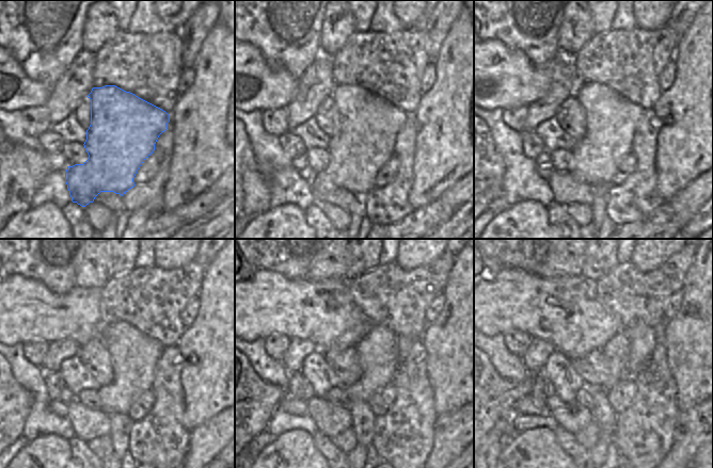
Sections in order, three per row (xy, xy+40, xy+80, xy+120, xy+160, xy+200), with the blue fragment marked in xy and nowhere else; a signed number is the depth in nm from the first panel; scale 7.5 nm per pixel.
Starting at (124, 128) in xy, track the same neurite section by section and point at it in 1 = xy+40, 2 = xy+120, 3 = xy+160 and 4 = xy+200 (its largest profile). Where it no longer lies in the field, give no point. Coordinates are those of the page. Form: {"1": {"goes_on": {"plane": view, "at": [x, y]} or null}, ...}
{"1": {"goes_on": {"plane": "xy+40", "at": [369, 124]}}, "2": {"goes_on": {"plane": "xy+120", "at": [133, 355]}}, "3": {"goes_on": {"plane": "xy+160", "at": [378, 351]}}, "4": {"goes_on": {"plane": "xy+200", "at": [616, 350]}}}

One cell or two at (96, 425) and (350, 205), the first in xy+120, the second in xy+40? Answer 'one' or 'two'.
one

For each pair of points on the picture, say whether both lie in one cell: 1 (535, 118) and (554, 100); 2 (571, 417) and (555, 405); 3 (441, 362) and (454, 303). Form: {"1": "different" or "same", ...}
{"1": "same", "2": "same", "3": "same"}

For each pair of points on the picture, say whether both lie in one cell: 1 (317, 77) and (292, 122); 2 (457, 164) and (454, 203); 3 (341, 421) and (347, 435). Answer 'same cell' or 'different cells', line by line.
1: same cell
2: different cells
3: different cells

